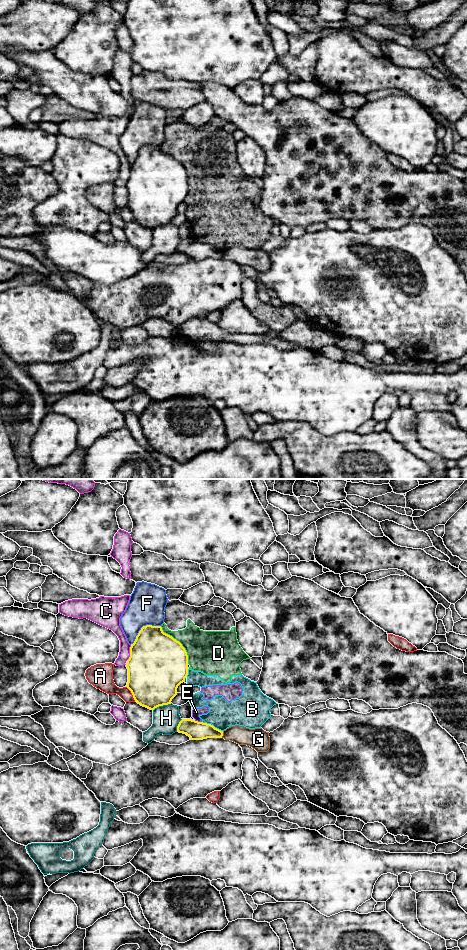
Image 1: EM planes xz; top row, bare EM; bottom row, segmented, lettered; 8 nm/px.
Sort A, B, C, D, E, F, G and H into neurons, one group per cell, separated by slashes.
A / B D E / C / F / G / H

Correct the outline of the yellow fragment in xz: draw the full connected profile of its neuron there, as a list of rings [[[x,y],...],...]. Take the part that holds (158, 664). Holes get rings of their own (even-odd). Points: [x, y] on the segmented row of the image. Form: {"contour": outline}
{"contour": [[[146,625],[141,628],[130,647],[127,660],[128,682],[135,702],[150,710],[171,704],[178,686],[188,675],[188,655],[182,644],[163,632],[161,626]]]}

